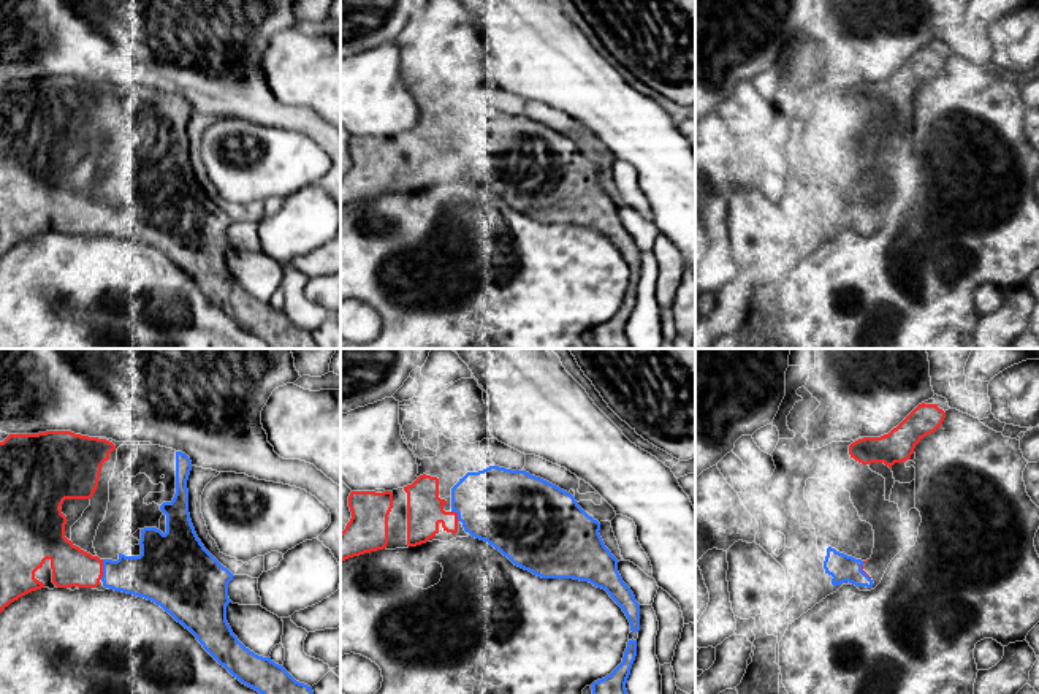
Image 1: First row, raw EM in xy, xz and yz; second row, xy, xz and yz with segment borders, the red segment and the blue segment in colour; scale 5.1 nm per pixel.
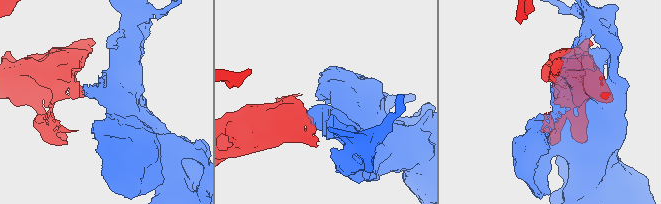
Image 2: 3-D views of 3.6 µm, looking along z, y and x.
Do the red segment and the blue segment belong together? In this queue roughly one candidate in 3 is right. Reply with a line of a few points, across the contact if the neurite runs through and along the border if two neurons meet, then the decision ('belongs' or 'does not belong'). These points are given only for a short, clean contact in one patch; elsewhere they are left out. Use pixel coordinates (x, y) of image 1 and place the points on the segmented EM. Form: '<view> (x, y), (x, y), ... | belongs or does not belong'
xy (72, 566), (102, 569), (113, 574), (149, 575) | belongs

